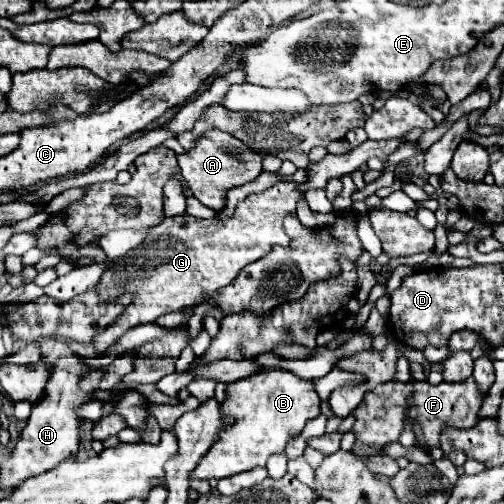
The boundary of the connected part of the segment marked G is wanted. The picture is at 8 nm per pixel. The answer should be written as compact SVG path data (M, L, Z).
M281 181L261 193L251 193L247 195L243 201L237 203L235 211L231 217L227 219L195 219L191 215L177 215L177 217L165 217L163 223L155 225L149 235L143 239L143 243L131 251L127 251L123 257L111 261L105 267L105 273L101 275L99 283L95 285L99 299L109 303L109 301L117 301L123 293L131 293L133 299L131 303L125 307L125 311L111 323L105 327L105 331L101 335L93 337L93 347L97 355L103 355L127 329L141 325L141 323L155 323L157 317L169 313L169 311L181 311L187 305L193 305L195 301L199 301L199 297L203 297L203 293L211 293L215 289L223 289L227 287L237 275L239 271L249 265L251 261L257 261L259 257L263 257L265 253L269 253L269 249L273 245L289 245L289 237L283 233L283 217L287 213L295 213L297 201L303 197L303 193L297 189L297 183L289 183L289 181Z

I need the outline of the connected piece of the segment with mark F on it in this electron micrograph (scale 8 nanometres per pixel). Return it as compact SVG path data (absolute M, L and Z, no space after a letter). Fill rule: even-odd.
M469 377L467 381L449 383L443 381L439 385L429 385L427 381L409 381L409 383L381 383L375 389L365 393L363 403L353 411L355 425L355 445L351 449L353 455L365 461L365 465L379 475L393 477L399 471L399 465L389 465L391 457L385 455L385 447L399 441L403 433L405 421L419 423L423 429L423 439L415 437L415 445L423 445L425 449L439 447L439 435L453 427L453 429L469 429L477 423L477 413L481 409L483 397L477 391L475 381Z

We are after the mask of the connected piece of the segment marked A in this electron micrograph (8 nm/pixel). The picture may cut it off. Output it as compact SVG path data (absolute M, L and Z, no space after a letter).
M209 129L207 133L203 133L197 139L195 147L185 151L183 155L177 155L177 161L181 167L181 175L187 181L193 197L197 197L203 205L217 211L223 209L223 199L229 189L243 185L247 181L253 181L263 171L261 169L263 157L257 151L249 149L233 135L219 129Z

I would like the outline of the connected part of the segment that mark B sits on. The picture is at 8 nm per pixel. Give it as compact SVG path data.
M263 369L253 377L231 383L229 397L223 403L223 413L231 415L235 423L223 429L221 439L199 461L191 477L223 479L253 467L265 467L271 455L281 453L287 441L303 431L307 419L313 419L321 413L319 403L321 399L311 381L303 381L283 369Z

